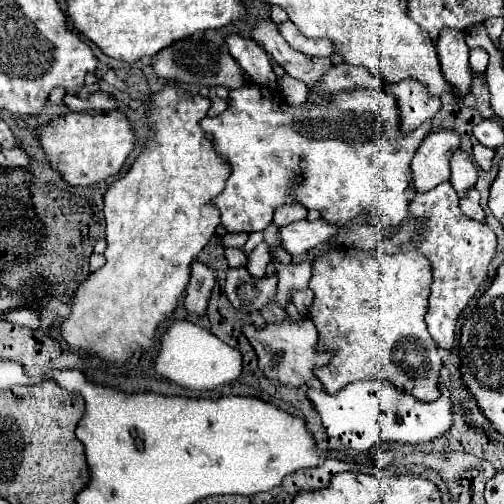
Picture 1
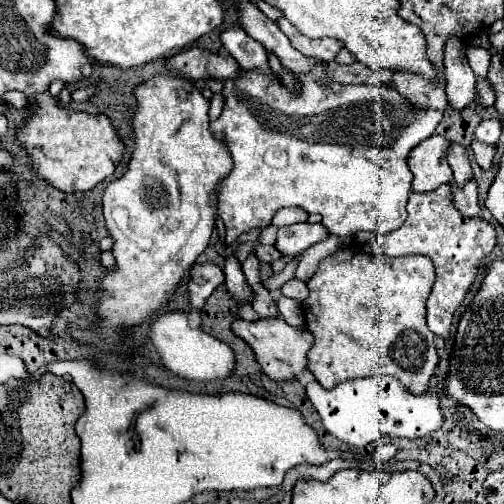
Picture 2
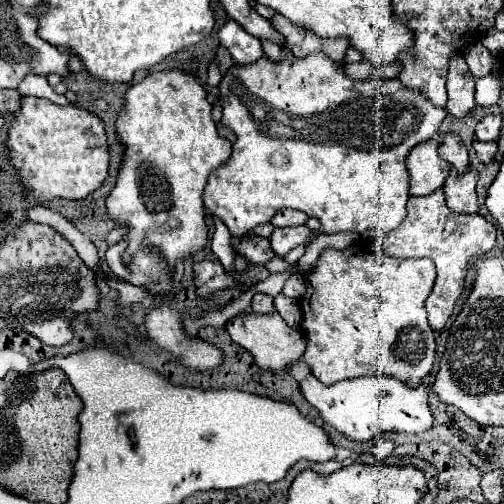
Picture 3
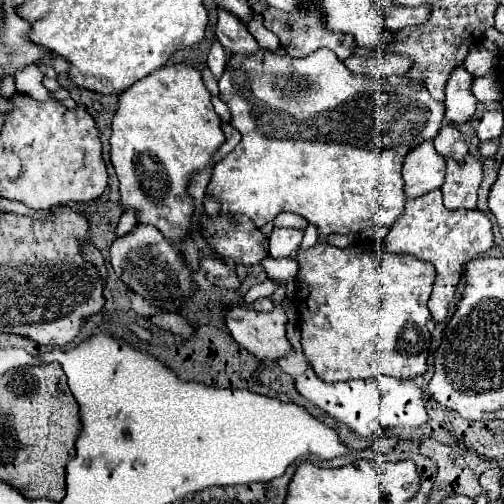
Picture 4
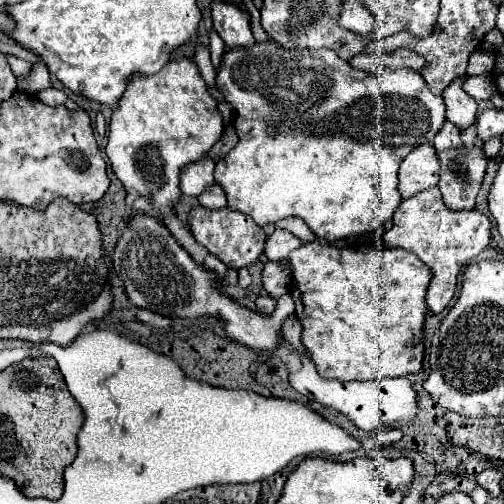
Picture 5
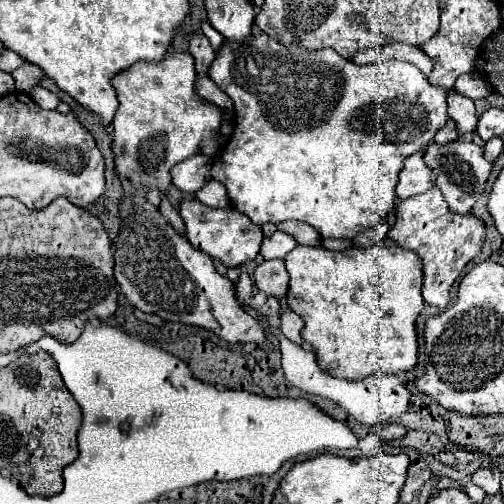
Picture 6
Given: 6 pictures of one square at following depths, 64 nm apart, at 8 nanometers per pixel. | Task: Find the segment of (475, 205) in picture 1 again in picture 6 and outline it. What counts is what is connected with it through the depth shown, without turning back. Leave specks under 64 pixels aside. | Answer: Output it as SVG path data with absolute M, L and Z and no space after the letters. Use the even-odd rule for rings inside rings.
M430 142L424 150L424 162L436 174L436 186L444 194L450 212L454 214L470 214L478 196L484 192L484 184L490 176L492 164L484 158L484 148L476 142L452 142L452 144L436 144Z

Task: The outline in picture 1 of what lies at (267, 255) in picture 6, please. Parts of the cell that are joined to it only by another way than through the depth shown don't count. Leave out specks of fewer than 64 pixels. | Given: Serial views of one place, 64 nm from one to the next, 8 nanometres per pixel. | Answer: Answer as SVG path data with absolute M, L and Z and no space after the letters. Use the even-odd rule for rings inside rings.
M318 218L314 222L298 220L298 222L292 222L292 224L280 228L280 240L282 240L282 248L288 254L298 256L298 254L304 254L304 252L328 242L336 232L338 232L338 228L334 228L332 224L328 224L322 218Z

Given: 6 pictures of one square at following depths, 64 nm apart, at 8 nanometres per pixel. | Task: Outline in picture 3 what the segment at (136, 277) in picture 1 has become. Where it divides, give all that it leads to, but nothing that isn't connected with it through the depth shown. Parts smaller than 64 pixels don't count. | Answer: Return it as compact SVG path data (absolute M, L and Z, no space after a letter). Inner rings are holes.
M178 68L152 72L144 80L132 84L124 94L124 108L116 120L116 138L122 142L124 154L120 160L116 188L108 196L106 206L112 220L130 224L130 232L126 236L128 250L124 252L126 262L142 242L148 242L154 244L162 256L166 256L172 268L176 268L180 260L192 256L208 242L202 190L212 170L230 158L232 144L218 134L216 122L212 120L212 104L206 100L206 96L208 94L198 78L192 72ZM110 282L112 288L120 292L120 304L122 306L132 306L142 302L142 298L148 298L148 292L144 288L136 288L132 284L120 284L120 282Z

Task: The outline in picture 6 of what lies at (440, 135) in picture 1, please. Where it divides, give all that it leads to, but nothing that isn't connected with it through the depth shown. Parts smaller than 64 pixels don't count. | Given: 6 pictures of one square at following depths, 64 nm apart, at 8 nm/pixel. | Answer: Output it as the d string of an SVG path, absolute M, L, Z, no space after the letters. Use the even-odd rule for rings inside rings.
M412 154L408 156L408 160L404 162L404 168L400 172L400 180L396 186L396 196L400 200L412 198L416 194L422 194L426 190L430 190L434 186L434 172L424 164L422 154Z

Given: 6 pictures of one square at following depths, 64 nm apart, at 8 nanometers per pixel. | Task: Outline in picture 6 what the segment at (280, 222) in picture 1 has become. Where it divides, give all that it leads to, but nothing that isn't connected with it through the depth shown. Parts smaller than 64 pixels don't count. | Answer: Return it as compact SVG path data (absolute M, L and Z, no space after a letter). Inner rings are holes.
M288 220L278 224L278 230L286 232L288 236L294 236L294 240L302 246L318 246L320 242L320 234L316 230L312 230L308 224L304 222L296 222L296 220Z

